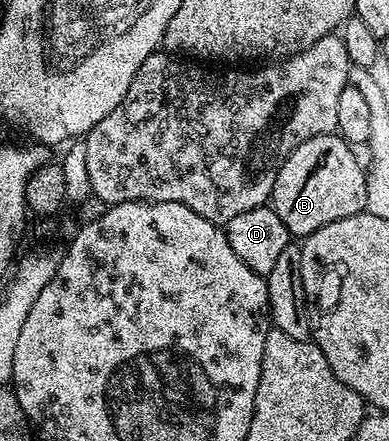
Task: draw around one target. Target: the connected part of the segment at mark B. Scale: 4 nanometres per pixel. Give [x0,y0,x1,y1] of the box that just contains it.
[271,133,366,236]

